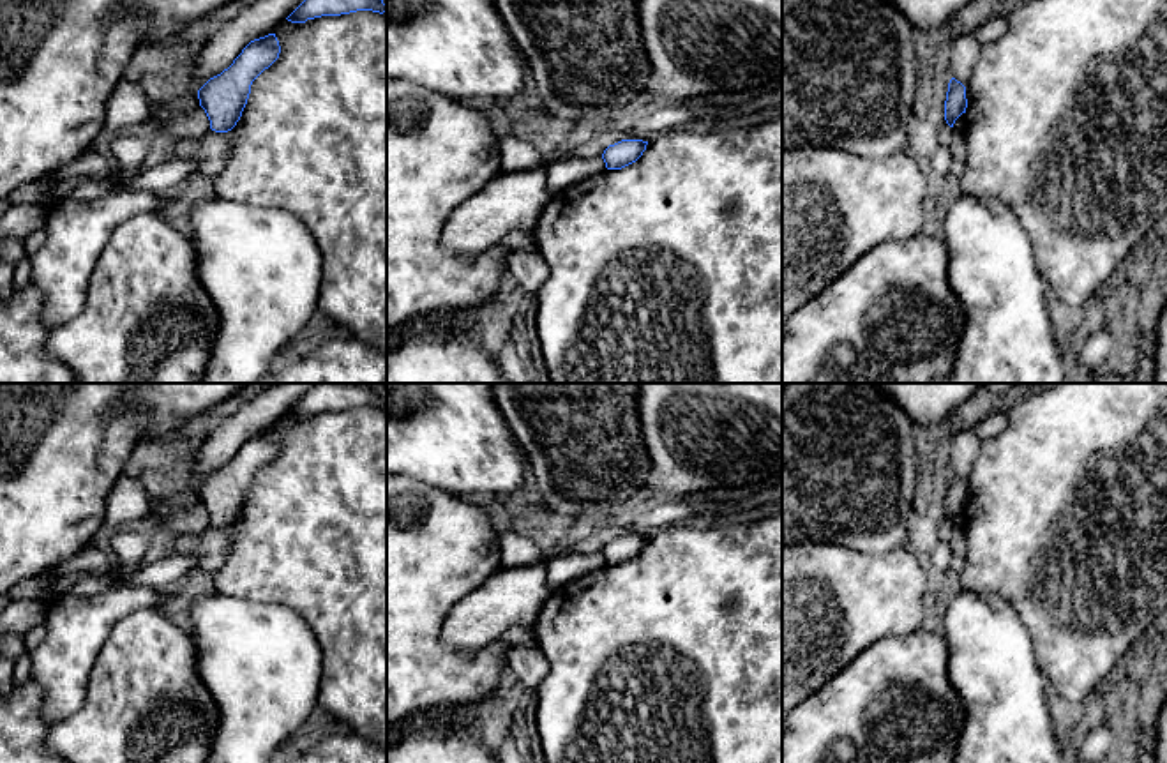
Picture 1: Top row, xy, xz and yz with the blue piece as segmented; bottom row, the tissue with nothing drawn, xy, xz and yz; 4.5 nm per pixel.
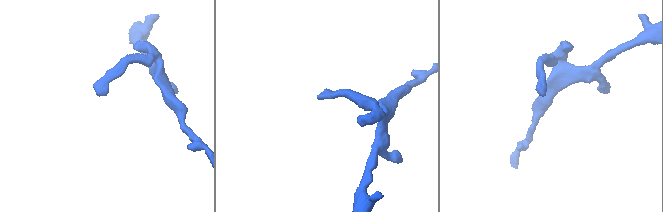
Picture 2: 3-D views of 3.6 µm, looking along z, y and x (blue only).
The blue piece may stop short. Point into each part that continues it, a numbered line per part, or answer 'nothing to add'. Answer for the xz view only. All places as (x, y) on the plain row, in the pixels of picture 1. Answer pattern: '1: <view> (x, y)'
nothing to add

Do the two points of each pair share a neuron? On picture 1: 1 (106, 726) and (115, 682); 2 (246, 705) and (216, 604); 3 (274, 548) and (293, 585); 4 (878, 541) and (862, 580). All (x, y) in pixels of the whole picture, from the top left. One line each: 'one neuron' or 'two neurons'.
1: one neuron
2: one neuron
3: one neuron
4: two neurons

